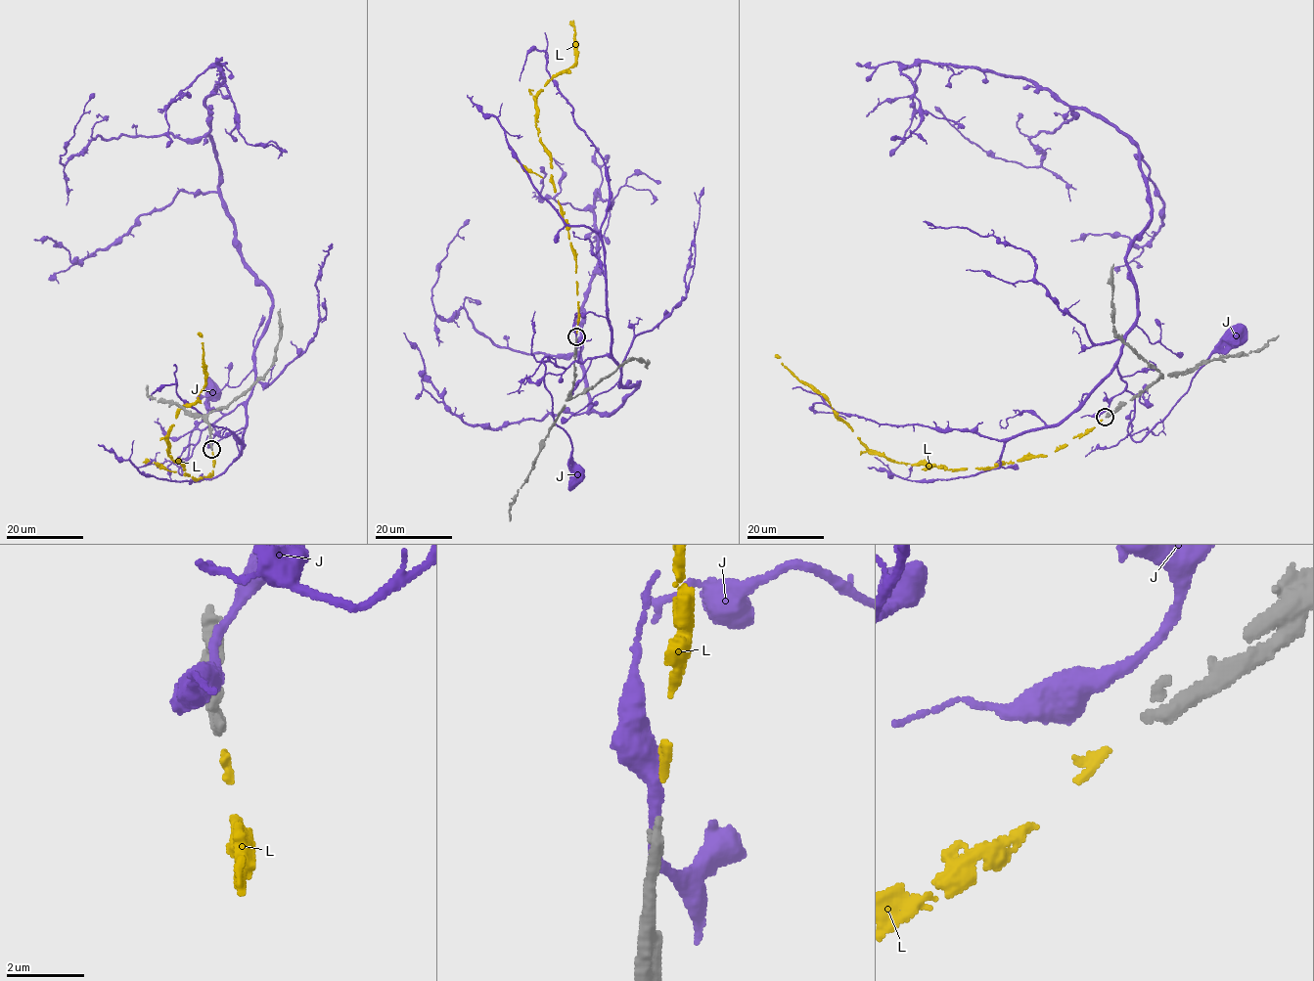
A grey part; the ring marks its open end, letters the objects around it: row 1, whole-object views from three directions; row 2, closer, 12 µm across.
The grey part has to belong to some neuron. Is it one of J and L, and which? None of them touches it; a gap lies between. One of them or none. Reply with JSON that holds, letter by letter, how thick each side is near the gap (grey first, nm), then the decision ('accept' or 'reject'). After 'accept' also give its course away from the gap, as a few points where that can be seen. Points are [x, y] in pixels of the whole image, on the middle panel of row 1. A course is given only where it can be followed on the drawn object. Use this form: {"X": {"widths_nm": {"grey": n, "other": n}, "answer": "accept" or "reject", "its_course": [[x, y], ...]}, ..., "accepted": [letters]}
{"J": {"widths_nm": {"grey": 200, "other": 360}, "answer": "reject"}, "L": {"widths_nm": {"grey": 200, "other": 200}, "answer": "accept", "its_course": [[576, 334], [575, 253], [557, 200], [551, 154], [538, 136], [535, 119], [536, 94], [575, 61], [570, 21]]}, "accepted": ["L"]}

